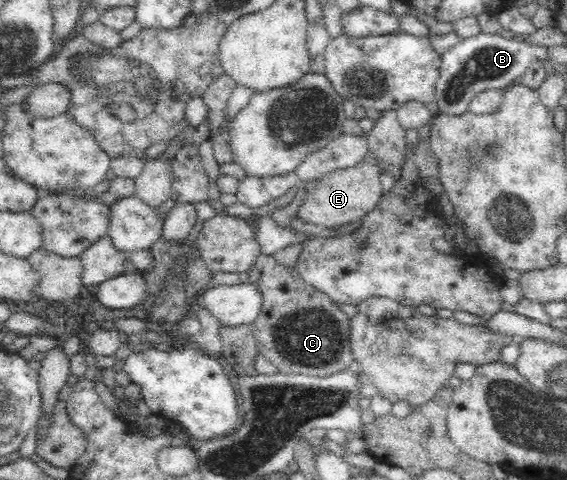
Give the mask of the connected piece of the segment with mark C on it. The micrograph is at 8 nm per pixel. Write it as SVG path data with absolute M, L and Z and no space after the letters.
M259 254L247 271L248 280L263 296L262 310L257 319L250 323L257 349L268 362L284 375L305 374L315 377L327 377L354 367L351 347L349 317L336 306L336 303L323 292L306 284L292 267L284 266L274 259L274 255Z

